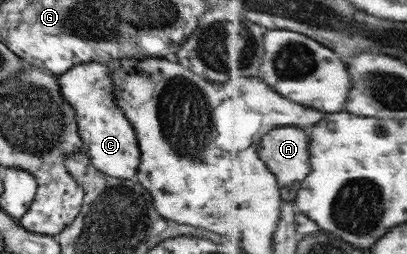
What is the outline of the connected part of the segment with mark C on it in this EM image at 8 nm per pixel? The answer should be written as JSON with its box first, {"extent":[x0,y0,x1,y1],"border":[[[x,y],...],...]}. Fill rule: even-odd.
{"extent":[59,61,140,180],"border":[[[87,61],[64,71],[59,77],[59,93],[71,106],[81,140],[81,154],[101,173],[115,179],[134,180],[139,165],[140,151],[135,132],[129,120],[114,101],[114,88],[108,67],[103,63]]]}

